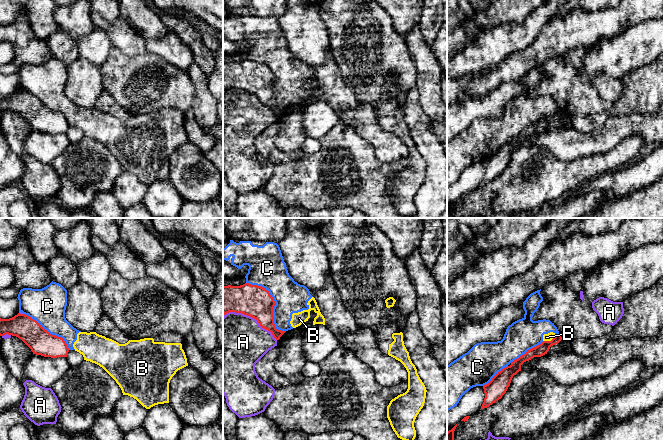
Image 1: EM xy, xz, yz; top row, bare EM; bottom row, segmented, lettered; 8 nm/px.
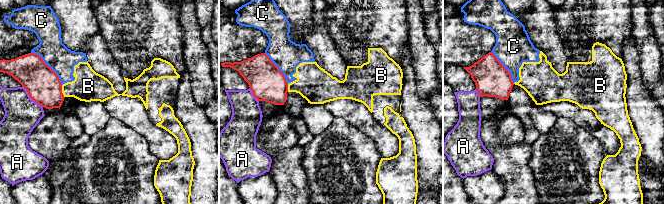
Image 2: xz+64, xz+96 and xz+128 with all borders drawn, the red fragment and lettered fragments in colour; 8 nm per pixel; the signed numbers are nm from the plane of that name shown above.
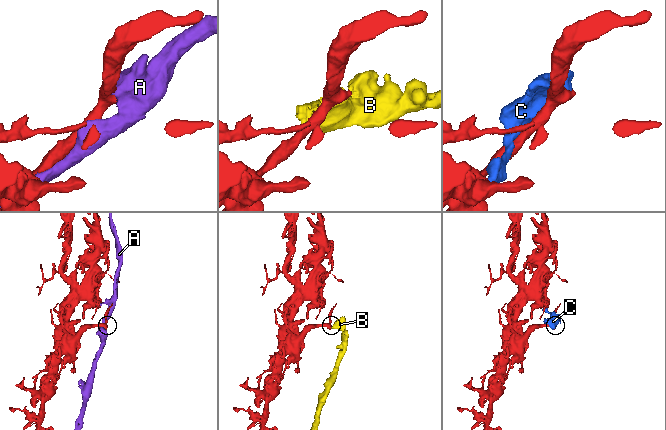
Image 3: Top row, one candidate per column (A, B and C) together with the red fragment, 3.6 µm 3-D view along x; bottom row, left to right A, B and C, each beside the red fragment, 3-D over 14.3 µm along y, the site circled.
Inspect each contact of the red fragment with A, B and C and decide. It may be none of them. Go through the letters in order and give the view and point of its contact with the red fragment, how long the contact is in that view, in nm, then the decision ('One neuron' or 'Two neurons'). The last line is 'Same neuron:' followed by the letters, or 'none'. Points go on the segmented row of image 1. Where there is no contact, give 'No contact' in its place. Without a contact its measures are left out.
A: Touches red at xz (252, 317). Shared border 480 nm. Two neurons
B: Touches red at yz (549, 341). Shared border 120 nm. Two neurons
C: Touches red at xz (275, 303). Shared border 500 nm. Two neurons
Same neuron: none

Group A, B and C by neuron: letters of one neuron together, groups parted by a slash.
A / B C

